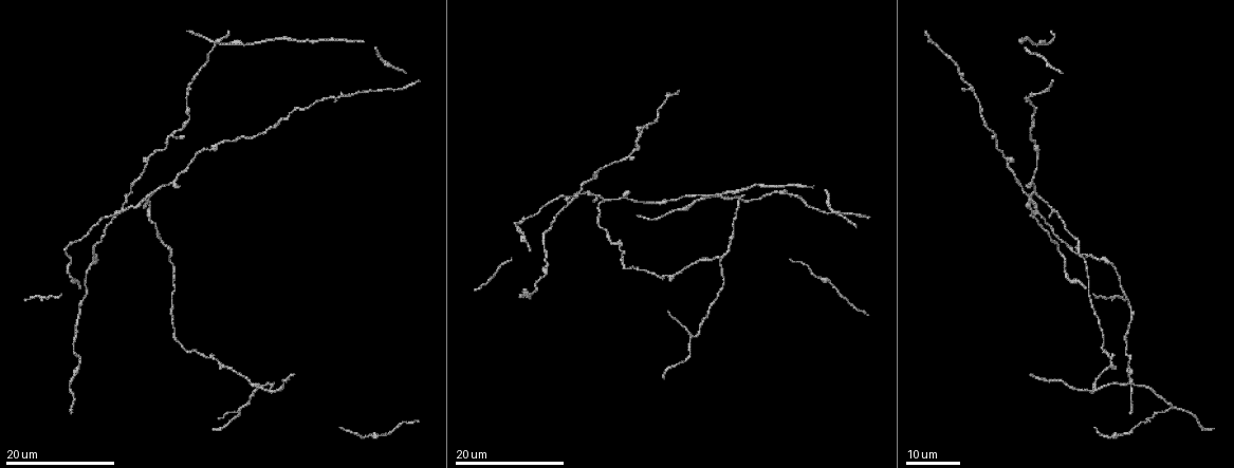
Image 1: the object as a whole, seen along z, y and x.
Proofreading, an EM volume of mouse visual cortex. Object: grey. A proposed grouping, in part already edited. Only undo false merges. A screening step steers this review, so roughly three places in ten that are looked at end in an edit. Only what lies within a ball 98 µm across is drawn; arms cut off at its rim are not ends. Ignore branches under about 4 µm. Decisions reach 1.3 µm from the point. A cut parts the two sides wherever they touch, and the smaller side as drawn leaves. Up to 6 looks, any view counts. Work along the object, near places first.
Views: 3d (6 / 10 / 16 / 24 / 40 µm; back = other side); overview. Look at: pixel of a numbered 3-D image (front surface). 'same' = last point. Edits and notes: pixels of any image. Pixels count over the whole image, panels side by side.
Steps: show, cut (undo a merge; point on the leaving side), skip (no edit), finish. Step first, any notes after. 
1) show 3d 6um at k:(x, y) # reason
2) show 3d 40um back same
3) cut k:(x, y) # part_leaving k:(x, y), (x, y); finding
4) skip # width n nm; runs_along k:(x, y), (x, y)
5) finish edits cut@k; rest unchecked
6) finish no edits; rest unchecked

show 3d 16um at 1:(1097, 258) # sudden change in width

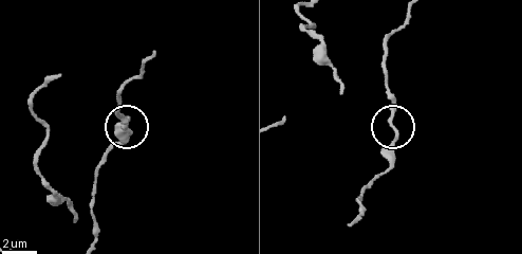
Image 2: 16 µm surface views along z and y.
show 3d 10um at 2:(129, 133) # closer look

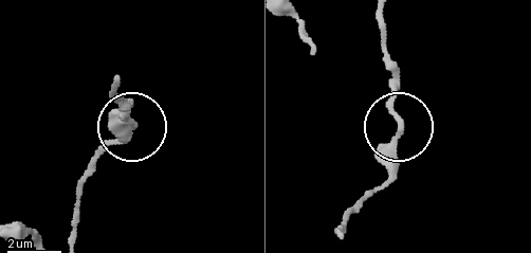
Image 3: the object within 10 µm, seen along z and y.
show 3d 10um back at 3:(132, 122) # other side

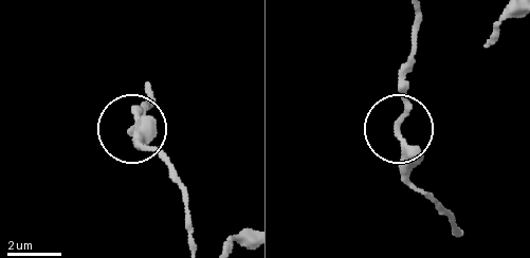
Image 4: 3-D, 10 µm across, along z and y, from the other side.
skip # runs_along 4:(147, 93), (133, 131), (147, 145); all the same neuron

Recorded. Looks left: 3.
show 3d 16um at 1:(154, 192) # three-way junction

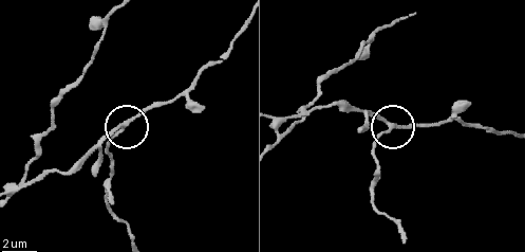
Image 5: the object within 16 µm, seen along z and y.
show 3d 10um at 5:(123, 125) # closer look

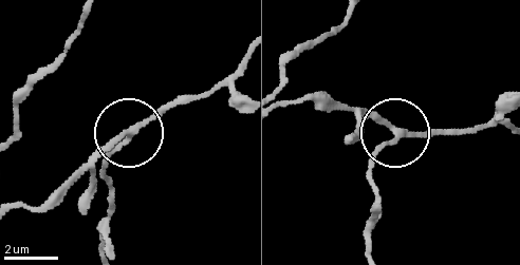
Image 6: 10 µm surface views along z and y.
skip # runs_along 6:(507, 127), (398, 131), (346, 106); continuous, no second neuron

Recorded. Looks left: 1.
finish no edits; rest unchecked

